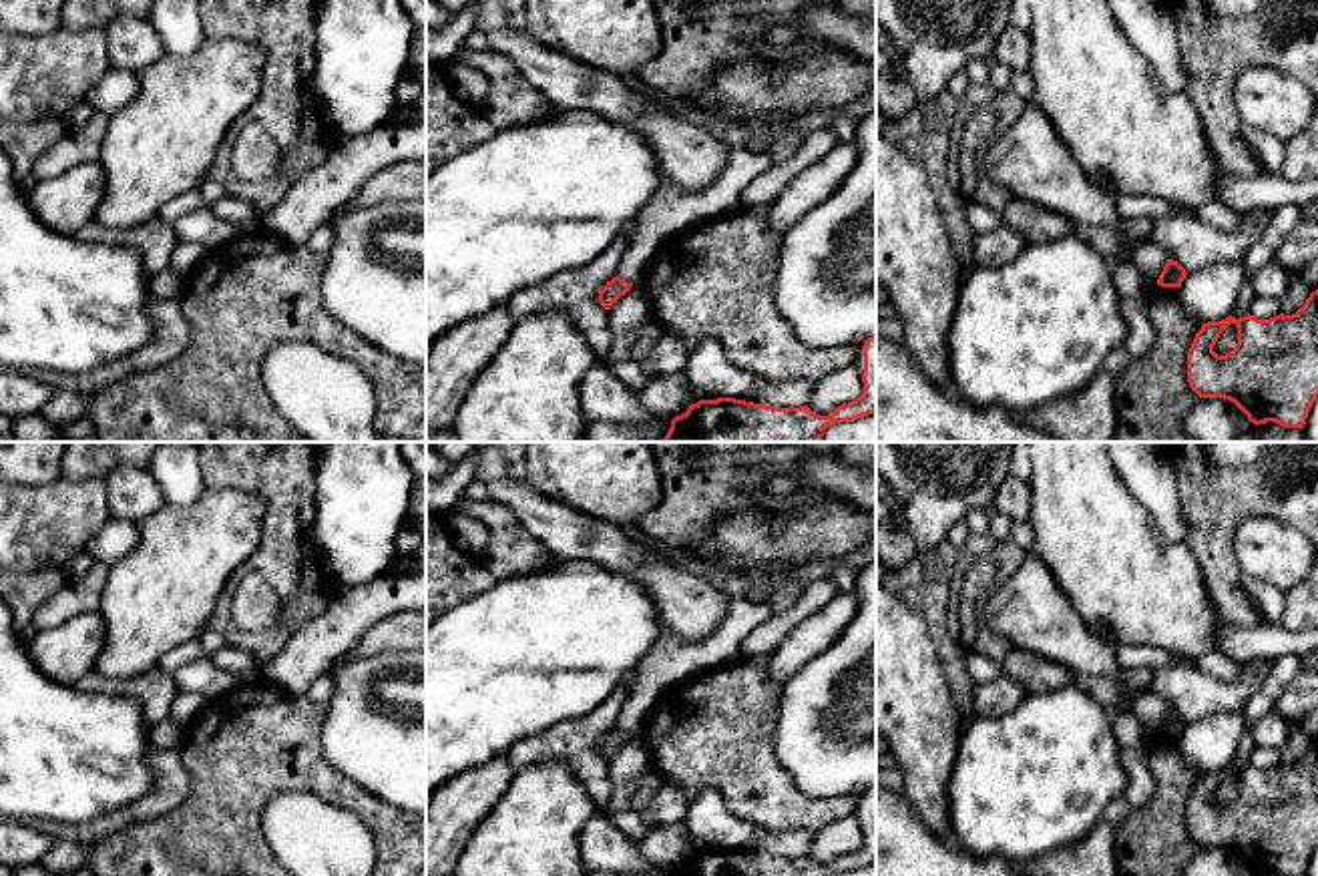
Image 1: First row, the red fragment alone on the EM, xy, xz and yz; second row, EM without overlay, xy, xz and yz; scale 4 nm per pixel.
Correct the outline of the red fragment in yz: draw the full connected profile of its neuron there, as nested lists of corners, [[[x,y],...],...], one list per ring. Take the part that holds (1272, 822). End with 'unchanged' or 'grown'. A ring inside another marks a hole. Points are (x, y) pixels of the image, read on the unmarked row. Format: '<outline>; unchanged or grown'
[[[1318,739],[1292,765],[1258,770],[1248,763],[1203,774],[1187,804],[1187,832],[1199,848],[1234,852],[1256,876],[1304,876],[1318,848]],[[1230,774],[1238,778],[1238,794],[1230,804],[1218,806],[1214,796]]]; unchanged

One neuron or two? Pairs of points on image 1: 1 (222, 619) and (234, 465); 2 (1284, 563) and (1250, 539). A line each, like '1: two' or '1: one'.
1: one
2: one

